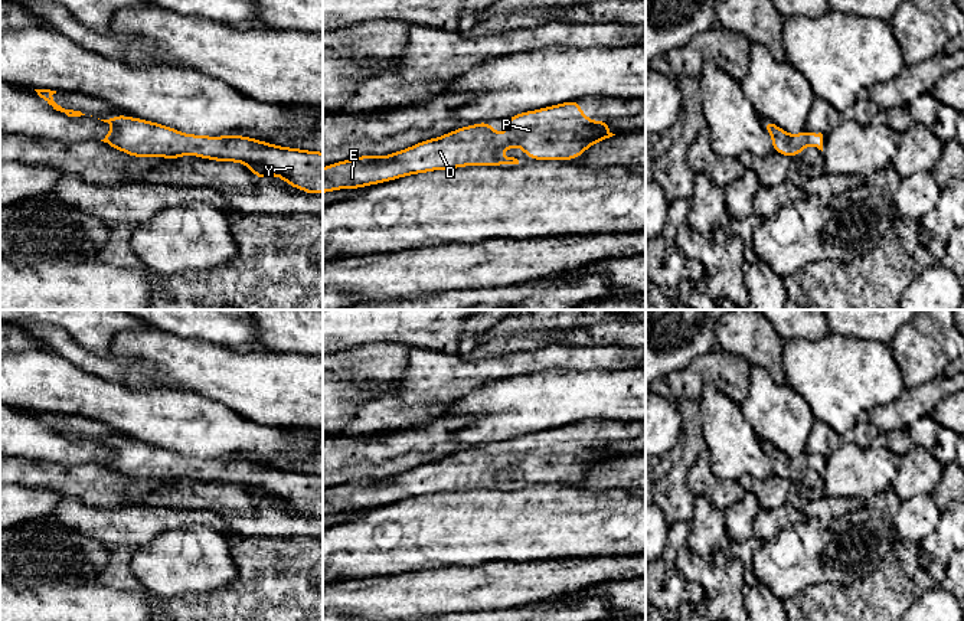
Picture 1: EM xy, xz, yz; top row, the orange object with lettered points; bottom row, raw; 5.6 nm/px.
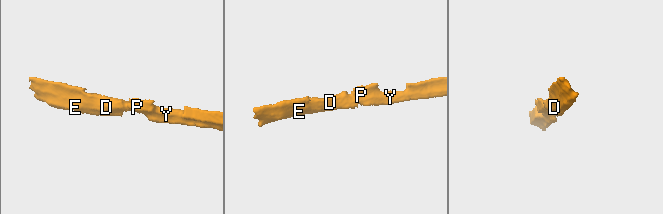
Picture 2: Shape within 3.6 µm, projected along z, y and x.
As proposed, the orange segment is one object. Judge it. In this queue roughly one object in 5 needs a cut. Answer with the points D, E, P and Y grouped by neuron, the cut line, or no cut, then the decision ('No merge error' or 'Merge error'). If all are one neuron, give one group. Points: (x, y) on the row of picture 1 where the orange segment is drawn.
Groups: D E P Y. No split. No merge error

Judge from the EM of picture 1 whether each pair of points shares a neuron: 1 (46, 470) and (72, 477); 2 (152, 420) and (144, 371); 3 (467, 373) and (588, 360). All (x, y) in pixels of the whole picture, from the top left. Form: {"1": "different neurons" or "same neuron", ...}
{"1": "same neuron", "2": "different neurons", "3": "same neuron"}

